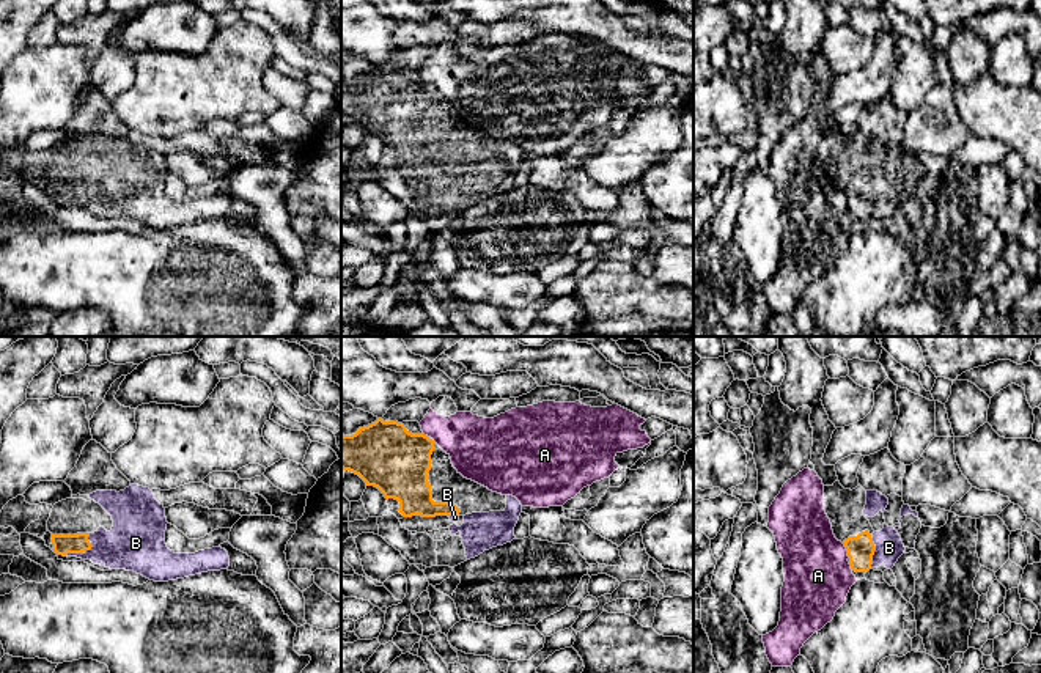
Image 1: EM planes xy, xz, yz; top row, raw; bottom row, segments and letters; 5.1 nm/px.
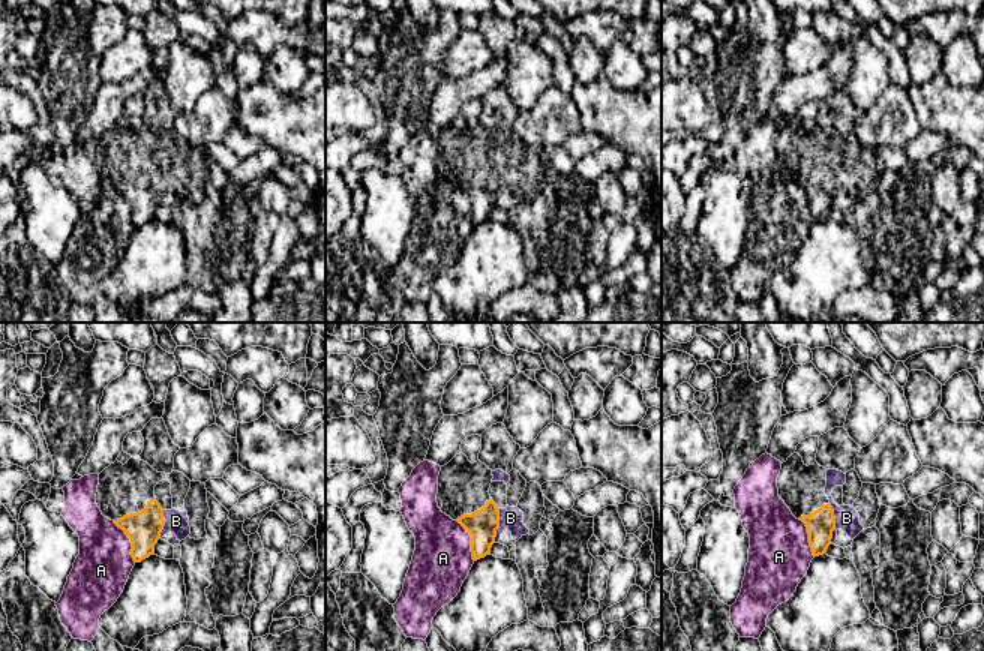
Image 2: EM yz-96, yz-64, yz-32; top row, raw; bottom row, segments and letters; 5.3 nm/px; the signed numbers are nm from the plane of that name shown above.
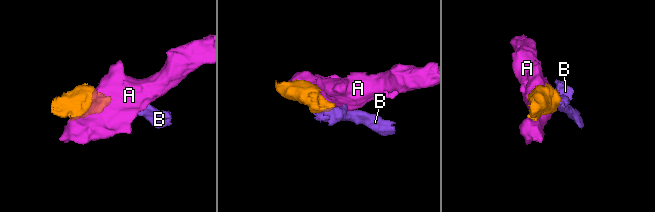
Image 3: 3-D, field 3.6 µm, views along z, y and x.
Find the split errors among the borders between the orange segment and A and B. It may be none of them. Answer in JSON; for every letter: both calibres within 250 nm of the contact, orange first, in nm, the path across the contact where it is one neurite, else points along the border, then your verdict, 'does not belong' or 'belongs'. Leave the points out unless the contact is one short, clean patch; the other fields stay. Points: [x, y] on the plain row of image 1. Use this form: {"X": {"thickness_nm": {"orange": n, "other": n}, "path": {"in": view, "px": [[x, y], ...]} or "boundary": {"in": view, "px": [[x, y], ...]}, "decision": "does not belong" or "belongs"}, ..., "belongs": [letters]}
{"A": {"thickness_nm": {"orange": 140, "other": 340}, "decision": "does not belong"}, "B": {"thickness_nm": {"orange": 110, "other": 260}, "path": {"in": "xy", "px": [[63, 192], [77, 192], [84, 198], [131, 192]]}, "decision": "belongs"}, "belongs": ["B"]}

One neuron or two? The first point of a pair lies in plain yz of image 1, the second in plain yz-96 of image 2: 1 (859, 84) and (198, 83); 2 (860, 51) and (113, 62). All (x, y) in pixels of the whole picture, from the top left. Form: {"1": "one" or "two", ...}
{"1": "two", "2": "one"}

